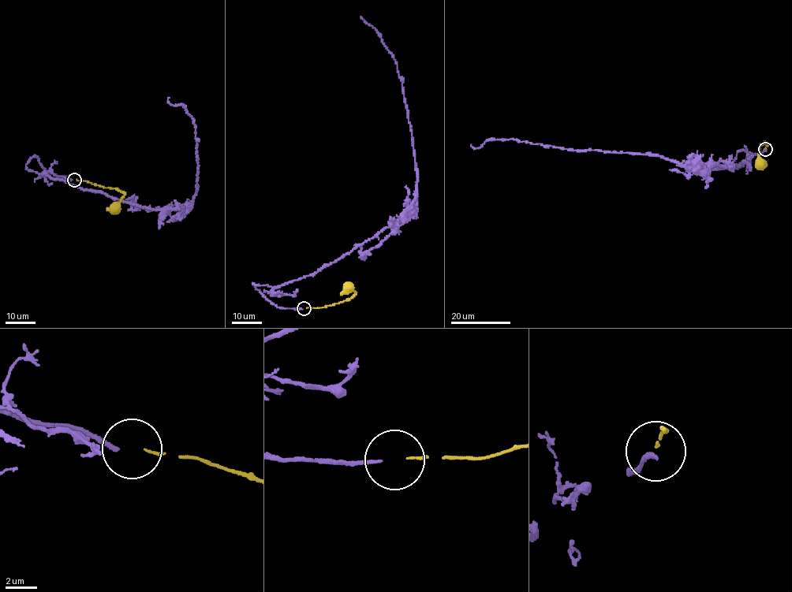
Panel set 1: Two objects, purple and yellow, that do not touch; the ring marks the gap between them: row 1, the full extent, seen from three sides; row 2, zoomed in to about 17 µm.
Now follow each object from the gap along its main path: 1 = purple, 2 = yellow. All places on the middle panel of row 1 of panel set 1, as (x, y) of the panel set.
1: (302, 308), (279, 307), (252, 284), (278, 287), (313, 274), (390, 227), (416, 194), (402, 80), (361, 16)
2: (306, 308), (322, 308), (346, 301), (356, 292), (348, 287)

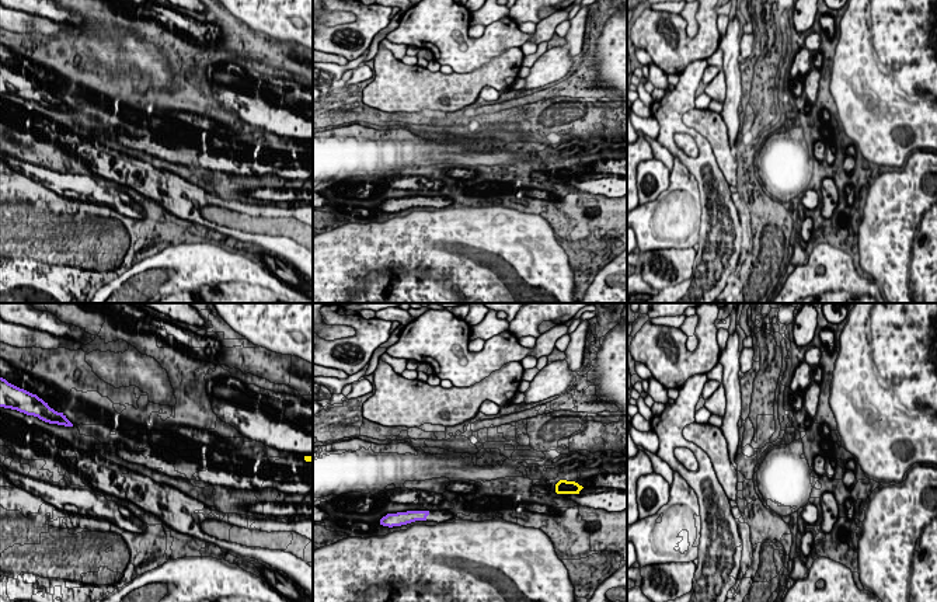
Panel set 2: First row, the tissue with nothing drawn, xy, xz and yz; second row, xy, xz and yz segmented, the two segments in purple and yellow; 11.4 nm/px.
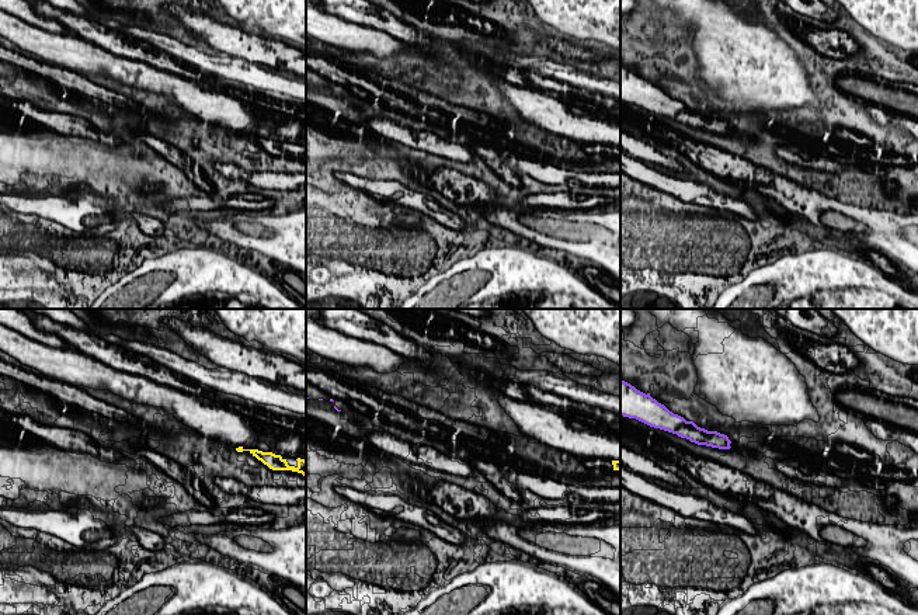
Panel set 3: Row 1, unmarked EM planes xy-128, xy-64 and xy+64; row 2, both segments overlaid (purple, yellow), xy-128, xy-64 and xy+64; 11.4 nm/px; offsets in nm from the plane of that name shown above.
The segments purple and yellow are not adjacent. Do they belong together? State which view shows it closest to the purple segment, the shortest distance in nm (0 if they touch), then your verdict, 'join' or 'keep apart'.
view xz; gap 1450 nm; keep apart

